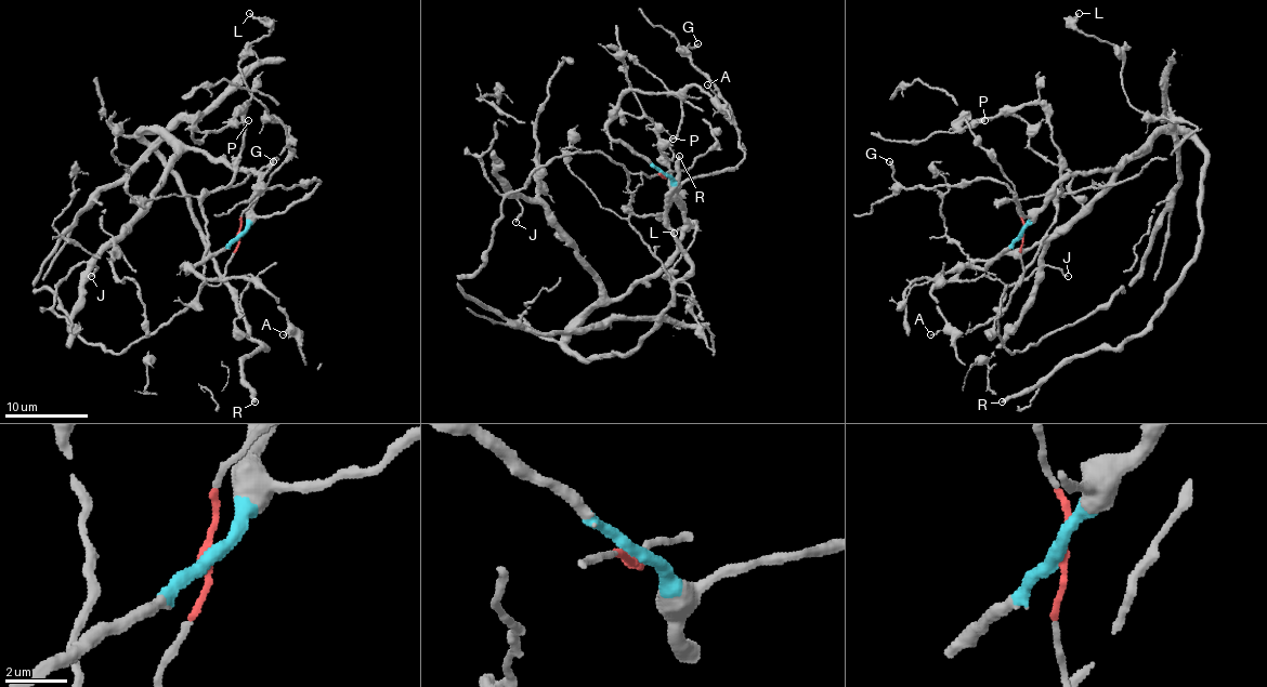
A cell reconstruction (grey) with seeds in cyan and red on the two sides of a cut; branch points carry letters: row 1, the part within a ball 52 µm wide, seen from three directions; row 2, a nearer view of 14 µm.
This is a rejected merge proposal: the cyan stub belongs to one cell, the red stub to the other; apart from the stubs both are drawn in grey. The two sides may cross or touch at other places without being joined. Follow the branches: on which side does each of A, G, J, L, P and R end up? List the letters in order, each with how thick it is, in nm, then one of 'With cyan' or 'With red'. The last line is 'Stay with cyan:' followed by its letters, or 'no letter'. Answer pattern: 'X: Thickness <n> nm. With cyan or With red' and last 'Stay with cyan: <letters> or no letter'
A: Thickness 100 nm. With cyan
G: Thickness 240 nm. With cyan
J: Thickness 190 nm. With cyan
L: Thickness 200 nm. With red
P: Thickness 110 nm. With red
R: Thickness 400 nm. With cyan
Stay with cyan: A, G, J, R

